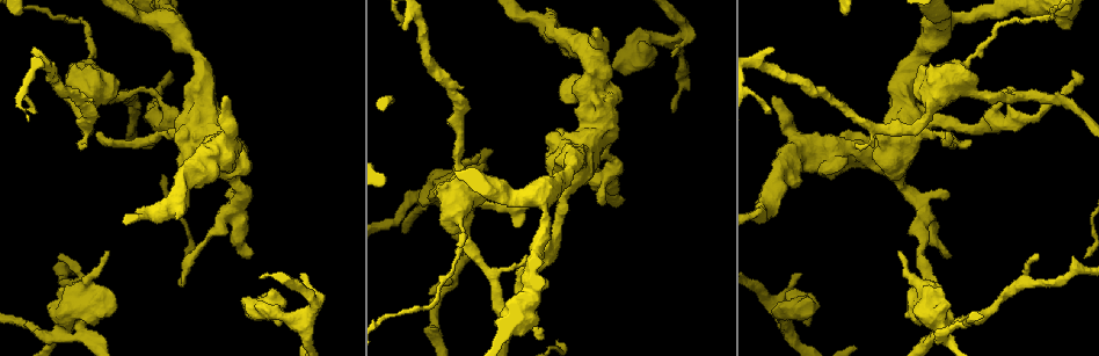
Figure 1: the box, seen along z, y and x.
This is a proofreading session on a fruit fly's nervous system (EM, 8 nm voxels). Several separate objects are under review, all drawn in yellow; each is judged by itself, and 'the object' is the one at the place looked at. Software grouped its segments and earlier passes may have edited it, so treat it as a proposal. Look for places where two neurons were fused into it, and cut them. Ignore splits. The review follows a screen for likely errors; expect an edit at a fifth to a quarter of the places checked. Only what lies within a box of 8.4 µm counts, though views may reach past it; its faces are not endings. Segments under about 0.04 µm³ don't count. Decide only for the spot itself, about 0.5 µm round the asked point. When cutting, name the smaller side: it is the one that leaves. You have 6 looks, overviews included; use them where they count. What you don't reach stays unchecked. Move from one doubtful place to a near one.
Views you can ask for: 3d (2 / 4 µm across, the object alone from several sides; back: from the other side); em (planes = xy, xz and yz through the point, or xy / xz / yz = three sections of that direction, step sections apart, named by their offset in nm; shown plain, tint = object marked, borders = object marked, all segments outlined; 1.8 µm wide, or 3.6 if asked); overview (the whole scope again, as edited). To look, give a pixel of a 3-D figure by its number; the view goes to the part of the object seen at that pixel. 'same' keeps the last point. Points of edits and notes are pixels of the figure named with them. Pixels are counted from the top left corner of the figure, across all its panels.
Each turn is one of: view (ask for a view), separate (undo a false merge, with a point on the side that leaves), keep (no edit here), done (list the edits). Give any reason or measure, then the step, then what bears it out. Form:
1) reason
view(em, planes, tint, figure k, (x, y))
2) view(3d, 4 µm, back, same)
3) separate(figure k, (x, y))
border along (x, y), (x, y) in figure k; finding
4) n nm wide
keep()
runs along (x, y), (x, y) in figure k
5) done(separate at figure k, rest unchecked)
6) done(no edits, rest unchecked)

thick turns thin
view(3d, 2 µm, figure 1, (464, 229))

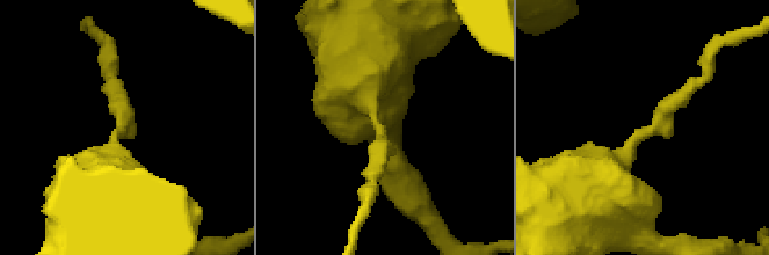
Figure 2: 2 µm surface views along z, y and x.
shape alone is not enough
view(em, planes, tint, figure 2, (120, 132))

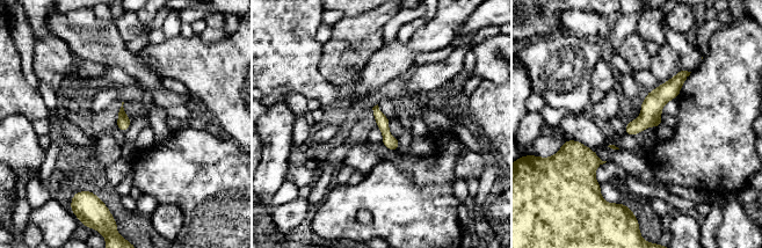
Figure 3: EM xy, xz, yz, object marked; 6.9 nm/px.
keep()
runs along (683, 73), (628, 132) in figure 3; all the same neuron

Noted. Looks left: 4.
three arms meet
view(3d, 2 µm, figure 1, (175, 116))

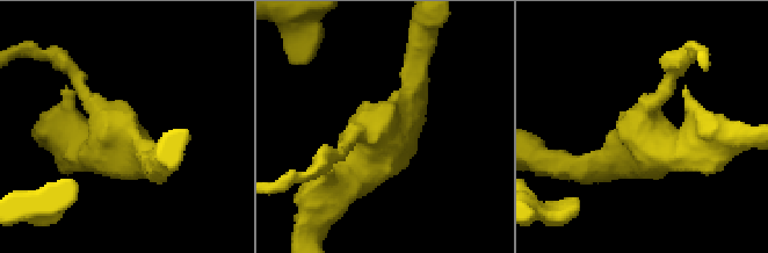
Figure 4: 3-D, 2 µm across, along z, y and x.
3 arms
view(em, planes, borders, figure 4, (381, 133))

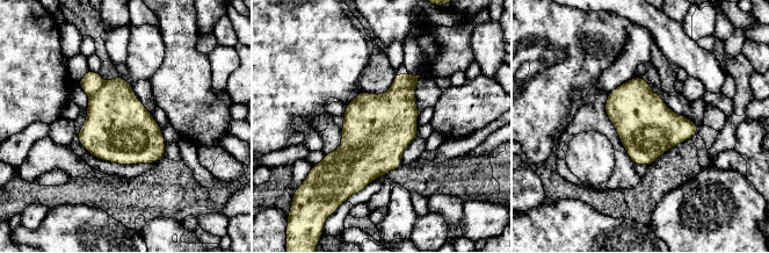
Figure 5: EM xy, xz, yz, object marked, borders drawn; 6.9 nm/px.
separate(figure 5, (91, 81))
a second neuron is stuck on

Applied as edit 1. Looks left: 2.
sharp bend
view(em, xz, step 16, borders, figure 1, (51, 337))

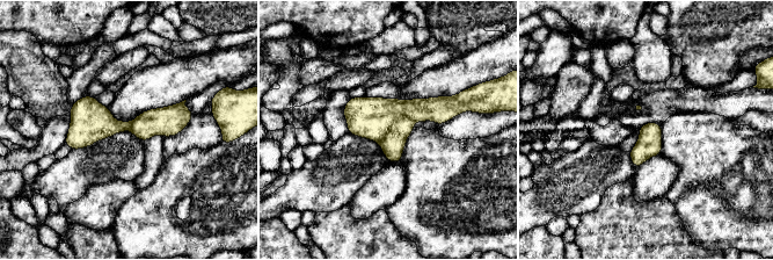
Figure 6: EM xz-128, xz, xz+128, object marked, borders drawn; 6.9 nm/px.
view(em, planes, borders, same)

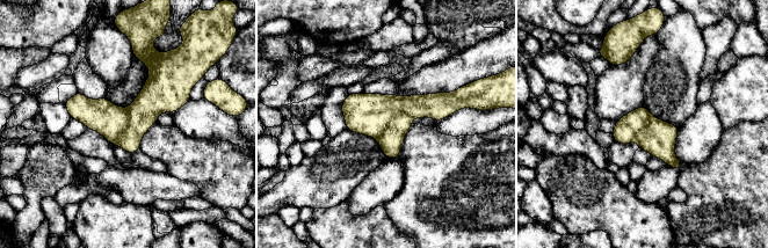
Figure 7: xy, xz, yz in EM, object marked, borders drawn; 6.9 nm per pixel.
separate(figure 7, (366, 114))
the part that leaves runs along (453, 106), (345, 110) in figure 7; two neurons meet here

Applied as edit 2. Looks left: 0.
done(separate at figure 5, separate at figure 7, rest unchecked)

